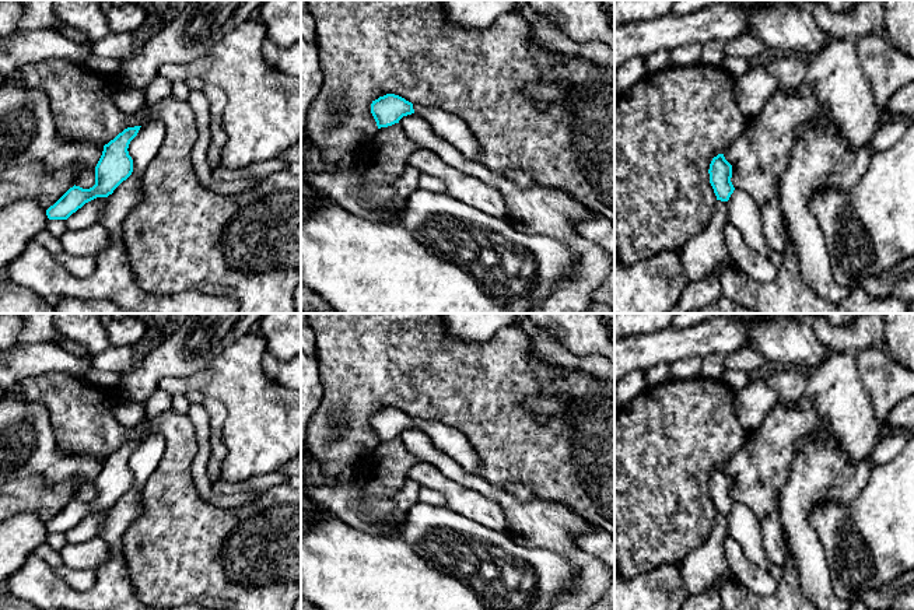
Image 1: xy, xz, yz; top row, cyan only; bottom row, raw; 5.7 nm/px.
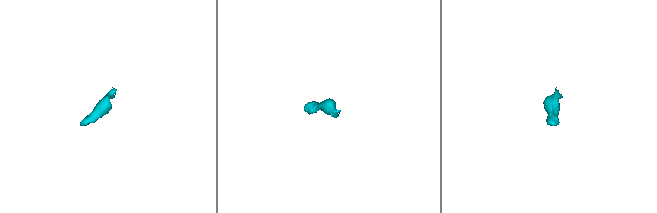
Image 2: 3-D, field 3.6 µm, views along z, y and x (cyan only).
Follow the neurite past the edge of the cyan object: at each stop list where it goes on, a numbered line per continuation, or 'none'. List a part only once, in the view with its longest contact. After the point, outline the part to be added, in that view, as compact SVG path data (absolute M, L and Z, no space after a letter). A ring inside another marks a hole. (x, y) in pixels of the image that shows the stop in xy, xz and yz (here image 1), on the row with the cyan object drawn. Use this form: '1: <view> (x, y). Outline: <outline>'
1: xy (35, 269). Outline: M162 120L143 125L129 144L133 172L112 194L104 199L99 224L108 232L108 248L97 259L97 270L88 278L71 276L38 242L31 241L6 267L8 280L48 301L60 297L106 299L133 313L239 313L235 299L188 290L179 294L143 291L130 269L123 242L123 222L143 200L140 178L154 159L165 139Z

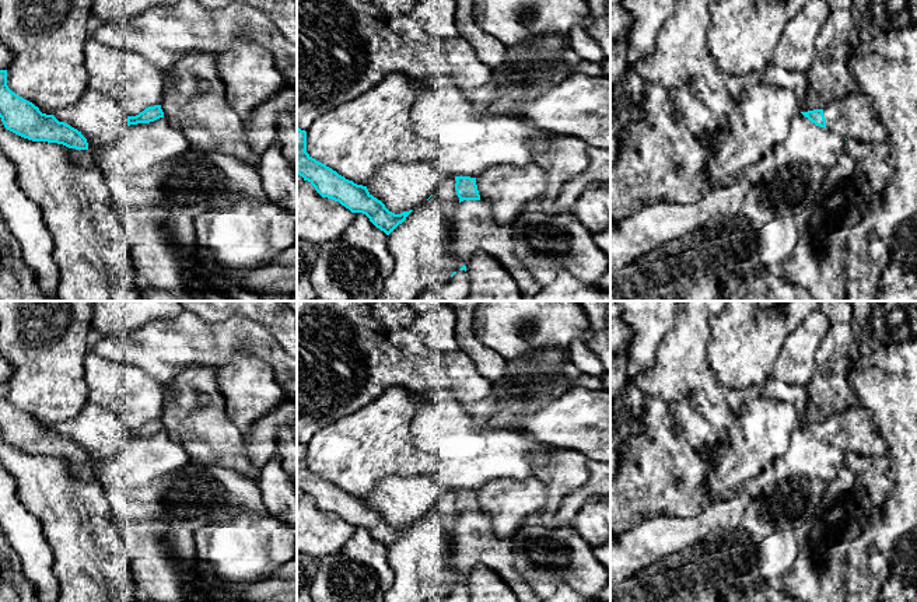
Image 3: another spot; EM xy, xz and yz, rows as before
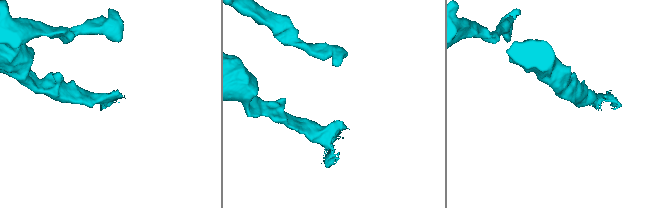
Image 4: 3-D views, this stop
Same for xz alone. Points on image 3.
1: xz (475, 228). Outline: M463 200L458 204L449 246L465 265L477 251L494 258L514 277L524 301L531 301L543 287L518 260L512 224L500 224L493 216L491 206L484 200Z

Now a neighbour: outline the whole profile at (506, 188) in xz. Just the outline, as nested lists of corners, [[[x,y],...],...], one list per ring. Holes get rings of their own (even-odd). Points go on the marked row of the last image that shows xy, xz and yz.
[[[533,161],[524,167],[498,165],[476,178],[480,200],[491,206],[493,216],[500,224],[514,224],[521,216],[524,206],[539,197],[547,189],[547,176]]]

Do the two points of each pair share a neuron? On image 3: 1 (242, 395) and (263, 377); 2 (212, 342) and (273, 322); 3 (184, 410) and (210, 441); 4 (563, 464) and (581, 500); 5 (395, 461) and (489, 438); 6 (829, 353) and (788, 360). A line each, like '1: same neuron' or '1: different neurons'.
1: same neuron
2: different neurons
3: same neuron
4: different neurons
5: same neuron
6: different neurons

